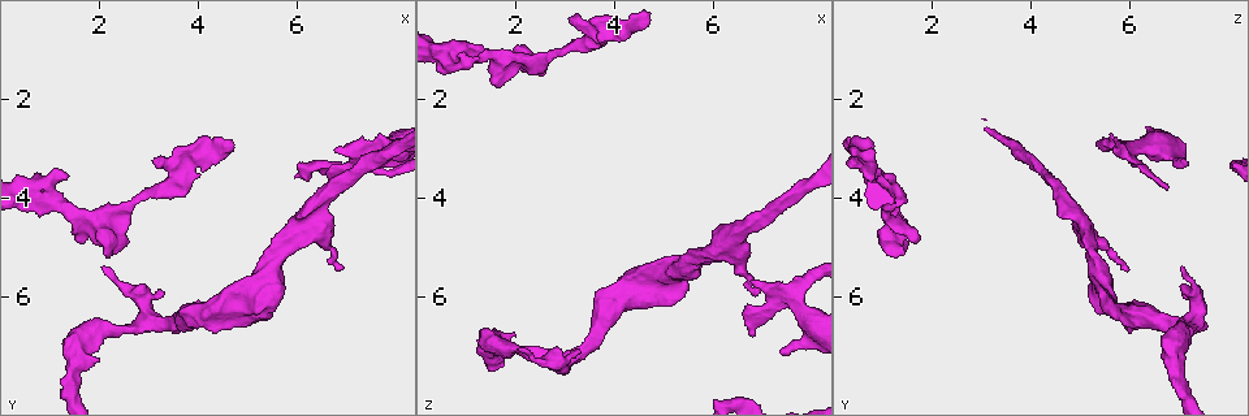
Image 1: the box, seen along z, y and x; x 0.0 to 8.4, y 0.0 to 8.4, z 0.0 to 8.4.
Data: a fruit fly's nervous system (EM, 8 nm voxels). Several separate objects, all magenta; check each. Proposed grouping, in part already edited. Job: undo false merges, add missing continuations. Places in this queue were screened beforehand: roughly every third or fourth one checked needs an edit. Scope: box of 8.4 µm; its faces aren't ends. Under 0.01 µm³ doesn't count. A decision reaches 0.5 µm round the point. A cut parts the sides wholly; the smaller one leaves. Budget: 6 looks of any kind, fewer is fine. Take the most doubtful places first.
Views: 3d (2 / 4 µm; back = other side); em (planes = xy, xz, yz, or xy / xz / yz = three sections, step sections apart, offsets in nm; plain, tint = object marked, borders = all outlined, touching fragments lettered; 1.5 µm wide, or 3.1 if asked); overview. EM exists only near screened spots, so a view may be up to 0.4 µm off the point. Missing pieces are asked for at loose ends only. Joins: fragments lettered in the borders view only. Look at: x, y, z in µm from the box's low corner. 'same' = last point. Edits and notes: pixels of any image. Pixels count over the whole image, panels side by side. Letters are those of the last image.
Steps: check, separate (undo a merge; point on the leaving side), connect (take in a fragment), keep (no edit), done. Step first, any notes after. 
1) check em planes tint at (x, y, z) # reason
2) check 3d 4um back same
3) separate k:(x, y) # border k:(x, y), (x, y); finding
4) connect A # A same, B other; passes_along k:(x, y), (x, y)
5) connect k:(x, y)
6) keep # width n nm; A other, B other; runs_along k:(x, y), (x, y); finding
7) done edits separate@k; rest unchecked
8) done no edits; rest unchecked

check em planes borders at (2.15, 5.40, 7.10) # branch stops here

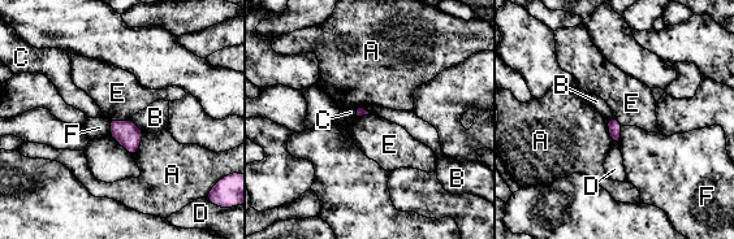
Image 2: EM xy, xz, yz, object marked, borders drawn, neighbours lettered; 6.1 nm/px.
keep # longest_contact D 190 nm; A other, B other, C other, D other, E other, F other; none of them fits

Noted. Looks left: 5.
check em planes tint at (6.75, 5.45, 6.00) # an open end

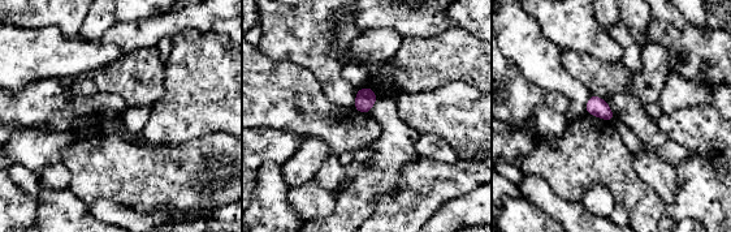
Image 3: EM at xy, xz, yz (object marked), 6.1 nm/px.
check em planes borders same # what lies round it

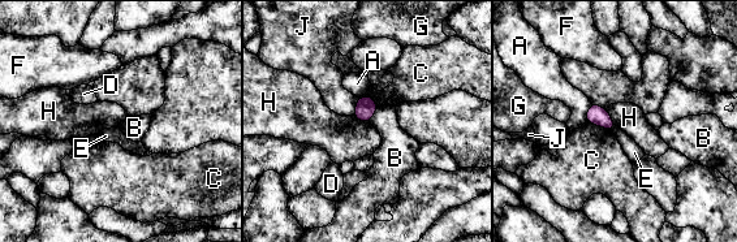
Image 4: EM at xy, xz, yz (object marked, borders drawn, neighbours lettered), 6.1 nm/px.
keep # width 120 nm; A other, B other, C other, D other, E other, F other, G other, H other, J other; border 4:(606, 109), (616, 125); no lettered fragment goes on from it

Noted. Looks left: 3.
check em planes plain at (7.40, 3.20, 7.15) # thin end

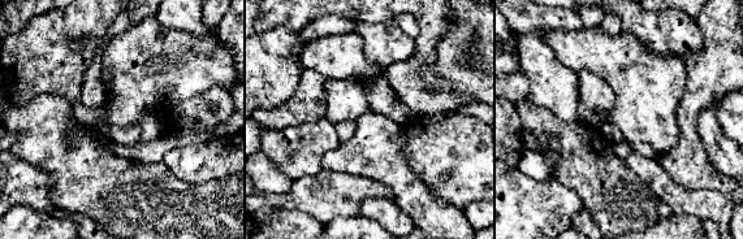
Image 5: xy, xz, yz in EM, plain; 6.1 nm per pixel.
check em planes borders same # see the neighbours

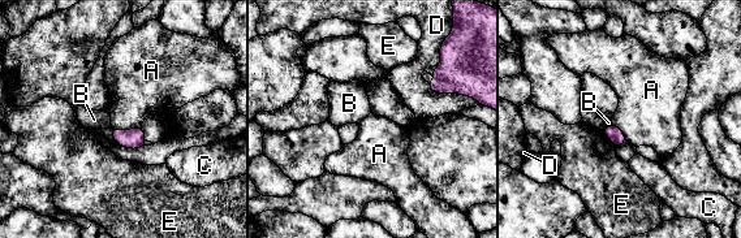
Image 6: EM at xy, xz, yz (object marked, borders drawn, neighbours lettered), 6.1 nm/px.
keep # A other, B other, C other, D other, E other; border 6:(141, 126), (112, 129); none of them fits

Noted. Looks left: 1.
done no edits; rest unchecked

